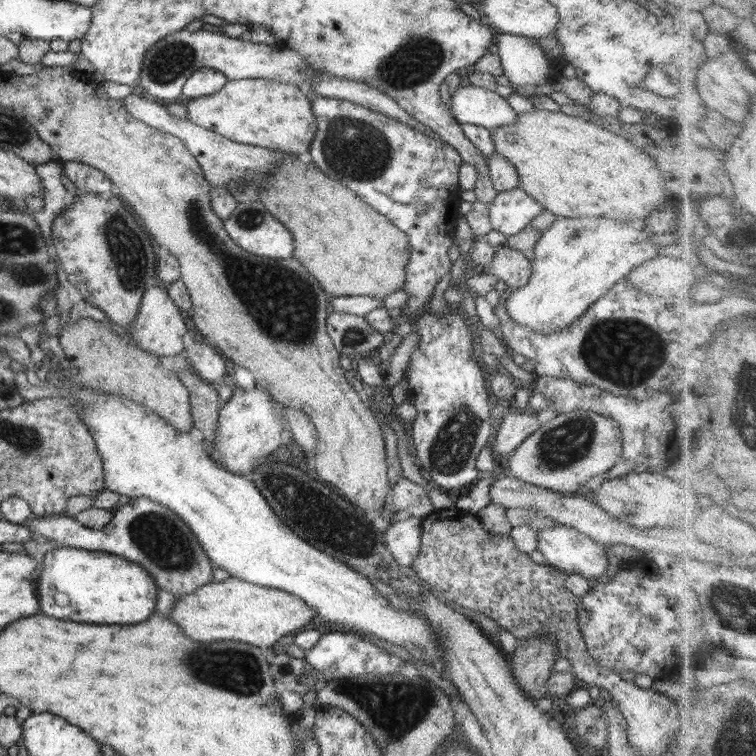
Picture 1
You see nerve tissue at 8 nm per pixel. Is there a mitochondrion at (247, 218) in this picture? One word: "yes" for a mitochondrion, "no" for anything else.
yes

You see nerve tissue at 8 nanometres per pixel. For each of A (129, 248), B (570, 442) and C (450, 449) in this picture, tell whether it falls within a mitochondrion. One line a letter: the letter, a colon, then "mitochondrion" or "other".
A: mitochondrion
B: mitochondrion
C: mitochondrion

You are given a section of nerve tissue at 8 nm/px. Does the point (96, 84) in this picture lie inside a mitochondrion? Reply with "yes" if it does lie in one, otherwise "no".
no

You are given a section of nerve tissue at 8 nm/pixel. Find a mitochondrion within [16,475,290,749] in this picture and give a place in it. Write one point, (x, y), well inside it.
(160, 538)

